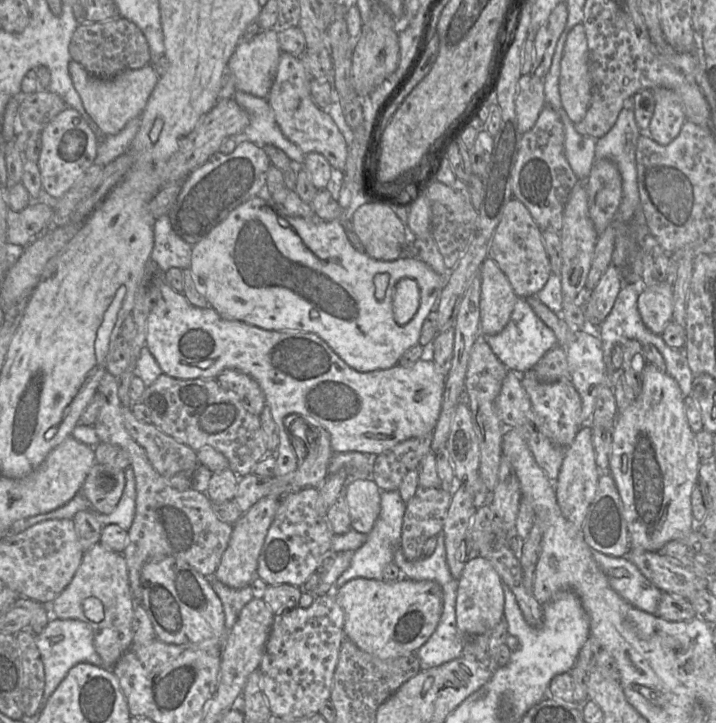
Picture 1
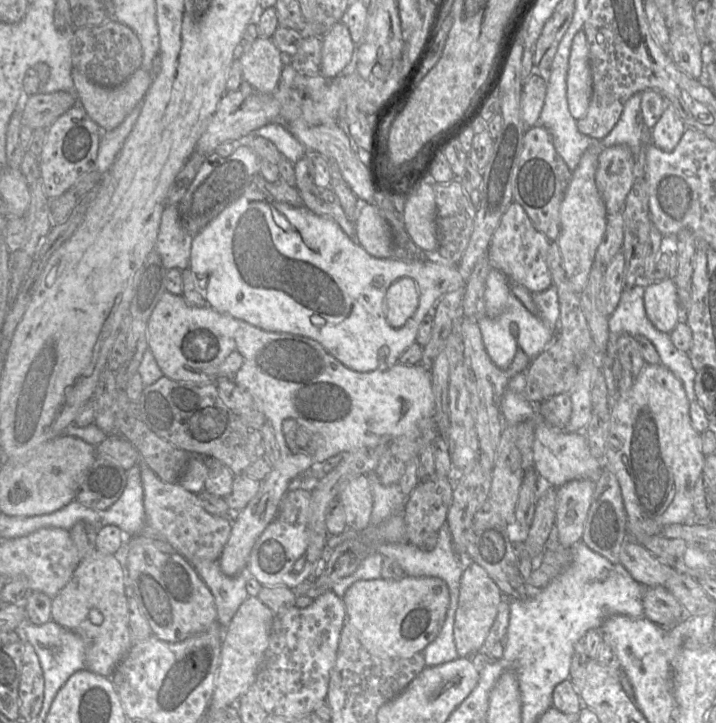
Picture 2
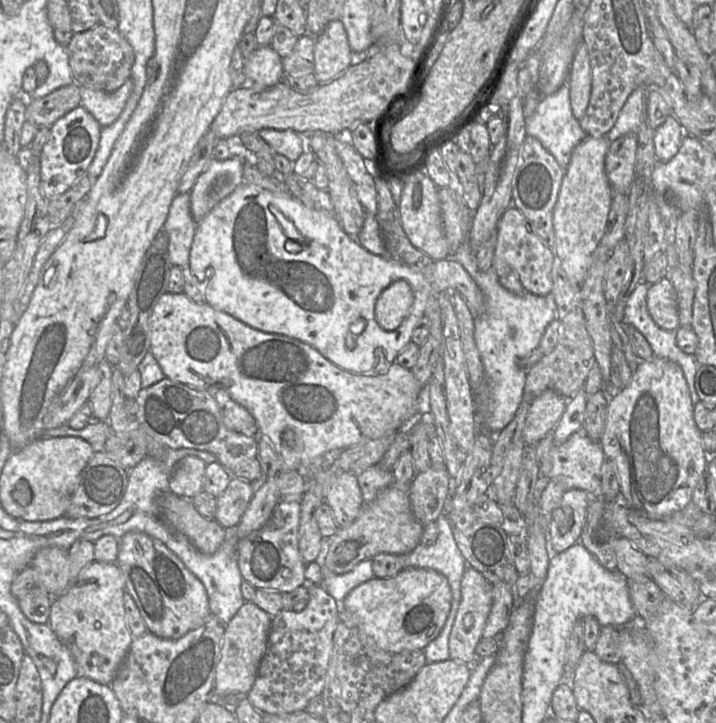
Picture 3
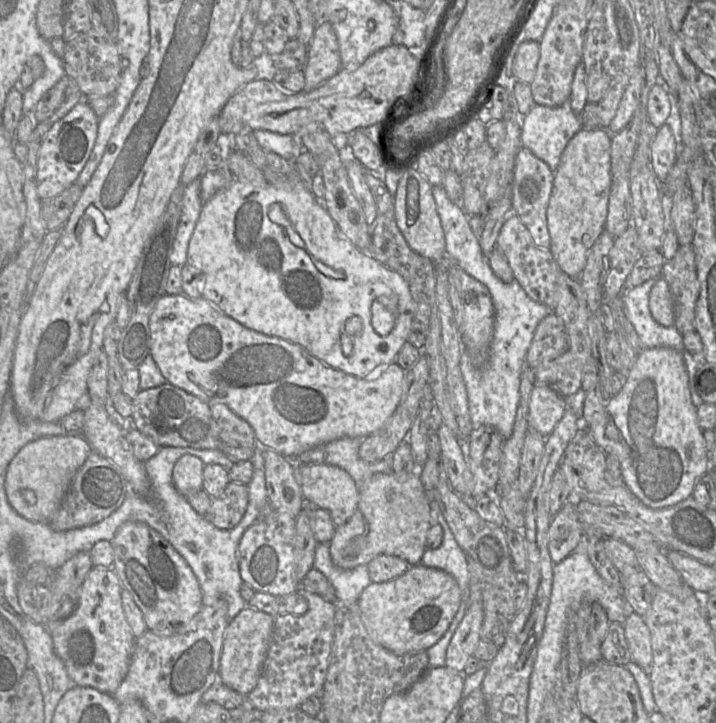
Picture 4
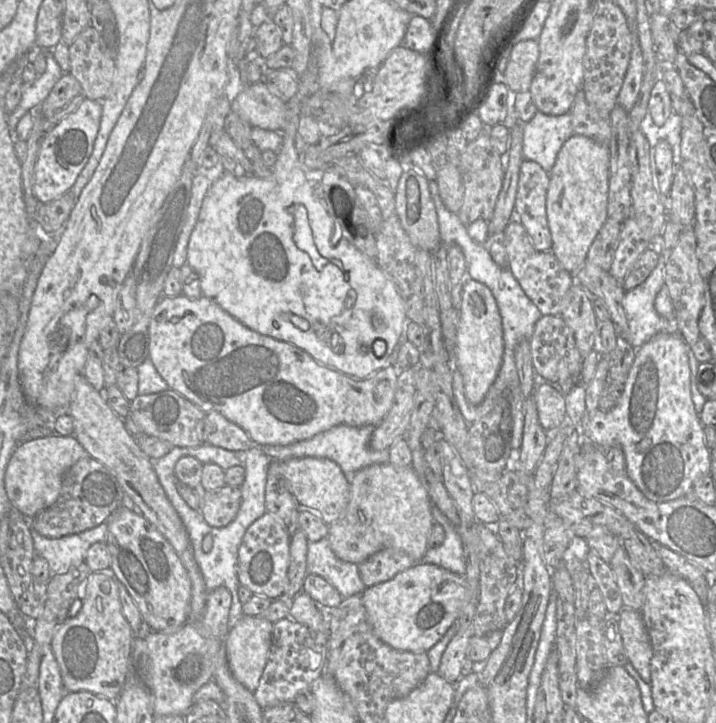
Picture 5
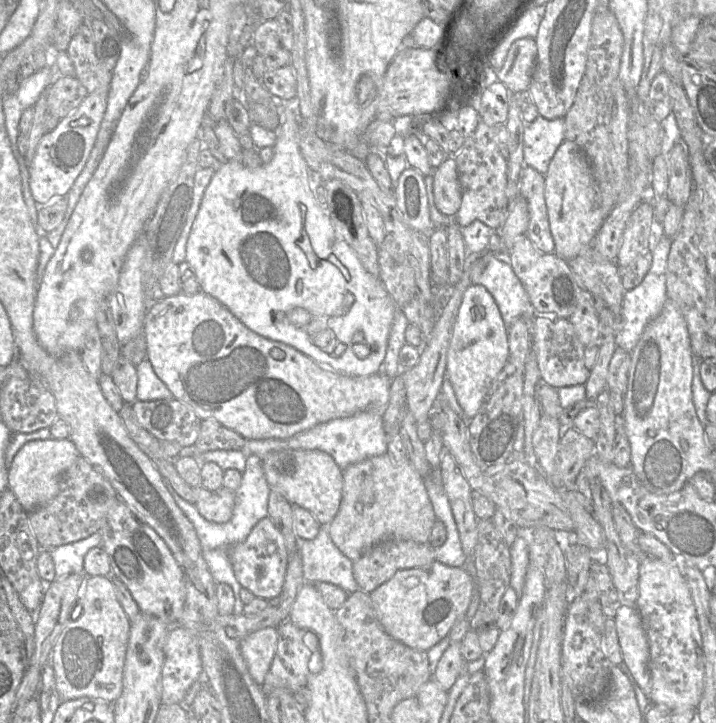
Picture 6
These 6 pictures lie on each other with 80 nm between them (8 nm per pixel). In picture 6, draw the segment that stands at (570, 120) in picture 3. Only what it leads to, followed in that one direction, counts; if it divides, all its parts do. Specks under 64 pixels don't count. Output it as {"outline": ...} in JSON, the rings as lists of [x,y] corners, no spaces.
{"outline":[[[538,116],[523,132],[524,165],[545,175],[558,146],[565,140],[564,118],[548,120]]]}

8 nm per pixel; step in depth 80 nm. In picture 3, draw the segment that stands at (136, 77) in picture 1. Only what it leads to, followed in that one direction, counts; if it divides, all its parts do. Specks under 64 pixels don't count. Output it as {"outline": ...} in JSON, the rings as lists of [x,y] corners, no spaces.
{"outline":[[[130,77],[120,88],[111,93],[80,87],[81,105],[103,128],[111,125],[118,119],[132,90],[133,81]]]}

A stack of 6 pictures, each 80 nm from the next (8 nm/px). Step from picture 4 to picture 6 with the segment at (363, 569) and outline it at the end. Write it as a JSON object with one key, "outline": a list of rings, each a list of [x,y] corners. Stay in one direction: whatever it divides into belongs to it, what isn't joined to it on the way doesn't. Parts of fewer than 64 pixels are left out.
{"outline":[[[321,524],[314,539],[298,538],[297,550],[302,559],[304,581],[331,583],[351,594],[359,590],[352,572],[353,561],[335,546],[328,527]]]}

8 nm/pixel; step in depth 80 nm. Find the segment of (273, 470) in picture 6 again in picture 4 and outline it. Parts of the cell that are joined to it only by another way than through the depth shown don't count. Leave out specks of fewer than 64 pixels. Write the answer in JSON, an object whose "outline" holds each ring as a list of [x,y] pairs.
{"outline":[[[330,464],[299,465],[297,481],[306,506],[315,506],[328,512],[336,527],[344,525],[355,513],[359,501],[359,487],[342,468]]]}

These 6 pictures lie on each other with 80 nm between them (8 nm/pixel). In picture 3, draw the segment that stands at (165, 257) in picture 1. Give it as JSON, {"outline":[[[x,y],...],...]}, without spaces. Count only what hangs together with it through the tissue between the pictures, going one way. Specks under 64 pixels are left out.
{"outline":[[[177,193],[163,224],[168,233],[168,255],[175,266],[189,265],[189,254],[197,223],[190,210],[190,193]]]}

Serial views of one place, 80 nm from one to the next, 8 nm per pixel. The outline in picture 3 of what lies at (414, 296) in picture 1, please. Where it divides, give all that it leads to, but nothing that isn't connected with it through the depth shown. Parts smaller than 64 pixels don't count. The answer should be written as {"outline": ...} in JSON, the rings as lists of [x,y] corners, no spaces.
{"outline":[[[397,280],[390,284],[375,303],[375,318],[386,331],[396,330],[410,313],[414,295],[410,284]]]}

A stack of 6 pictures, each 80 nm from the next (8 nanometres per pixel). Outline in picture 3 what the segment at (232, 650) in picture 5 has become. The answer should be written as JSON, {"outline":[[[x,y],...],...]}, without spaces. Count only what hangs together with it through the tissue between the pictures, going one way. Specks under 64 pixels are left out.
{"outline":[[[246,601],[225,626],[221,658],[216,668],[214,694],[217,696],[247,695],[252,689],[260,663],[266,654],[272,619],[253,601]]]}

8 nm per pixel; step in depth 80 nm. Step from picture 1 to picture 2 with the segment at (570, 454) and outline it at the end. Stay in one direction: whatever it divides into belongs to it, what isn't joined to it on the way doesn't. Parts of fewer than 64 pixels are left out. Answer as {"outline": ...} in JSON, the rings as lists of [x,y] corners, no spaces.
{"outline":[[[591,479],[572,480],[557,488],[554,529],[563,547],[572,548],[582,540],[594,491]]]}

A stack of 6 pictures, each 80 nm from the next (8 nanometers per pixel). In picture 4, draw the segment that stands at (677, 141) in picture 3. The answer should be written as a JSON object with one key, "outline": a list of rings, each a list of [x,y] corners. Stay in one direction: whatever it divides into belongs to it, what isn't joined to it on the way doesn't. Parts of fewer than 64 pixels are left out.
{"outline":[[[667,124],[658,128],[650,145],[650,166],[661,184],[676,161],[676,142]]]}

